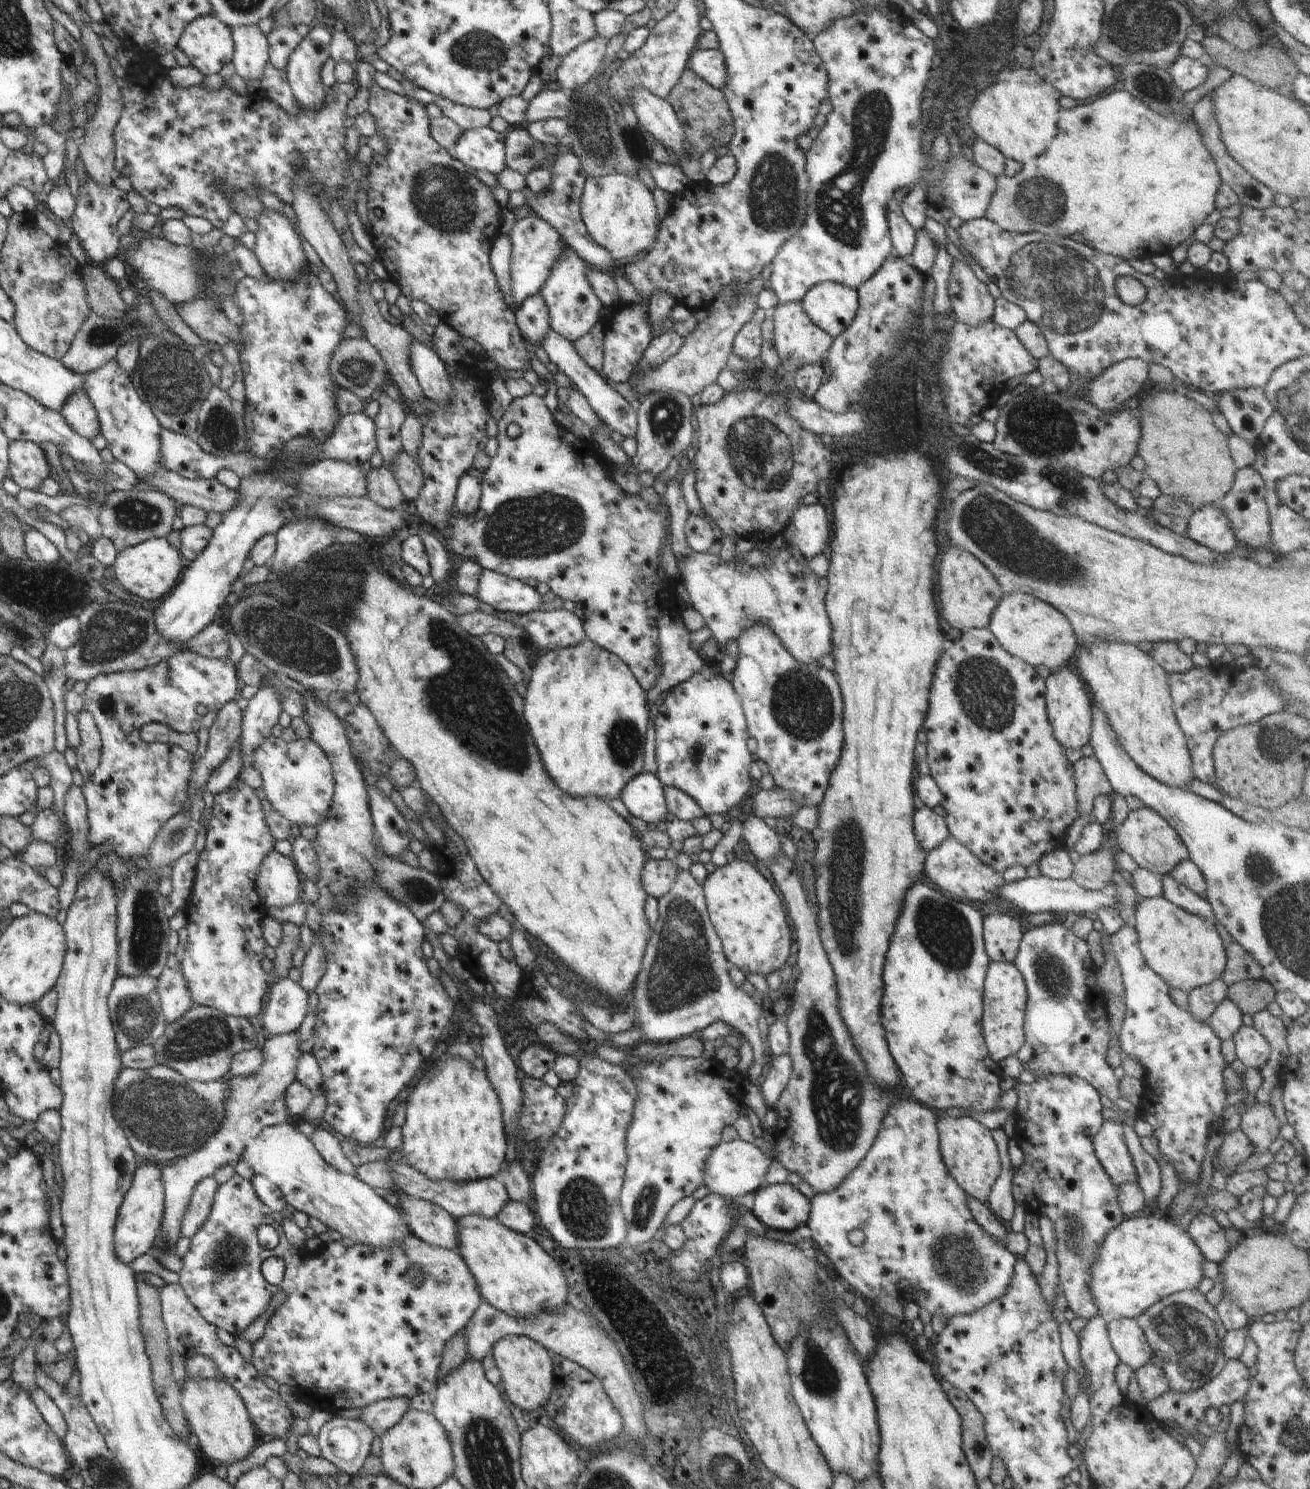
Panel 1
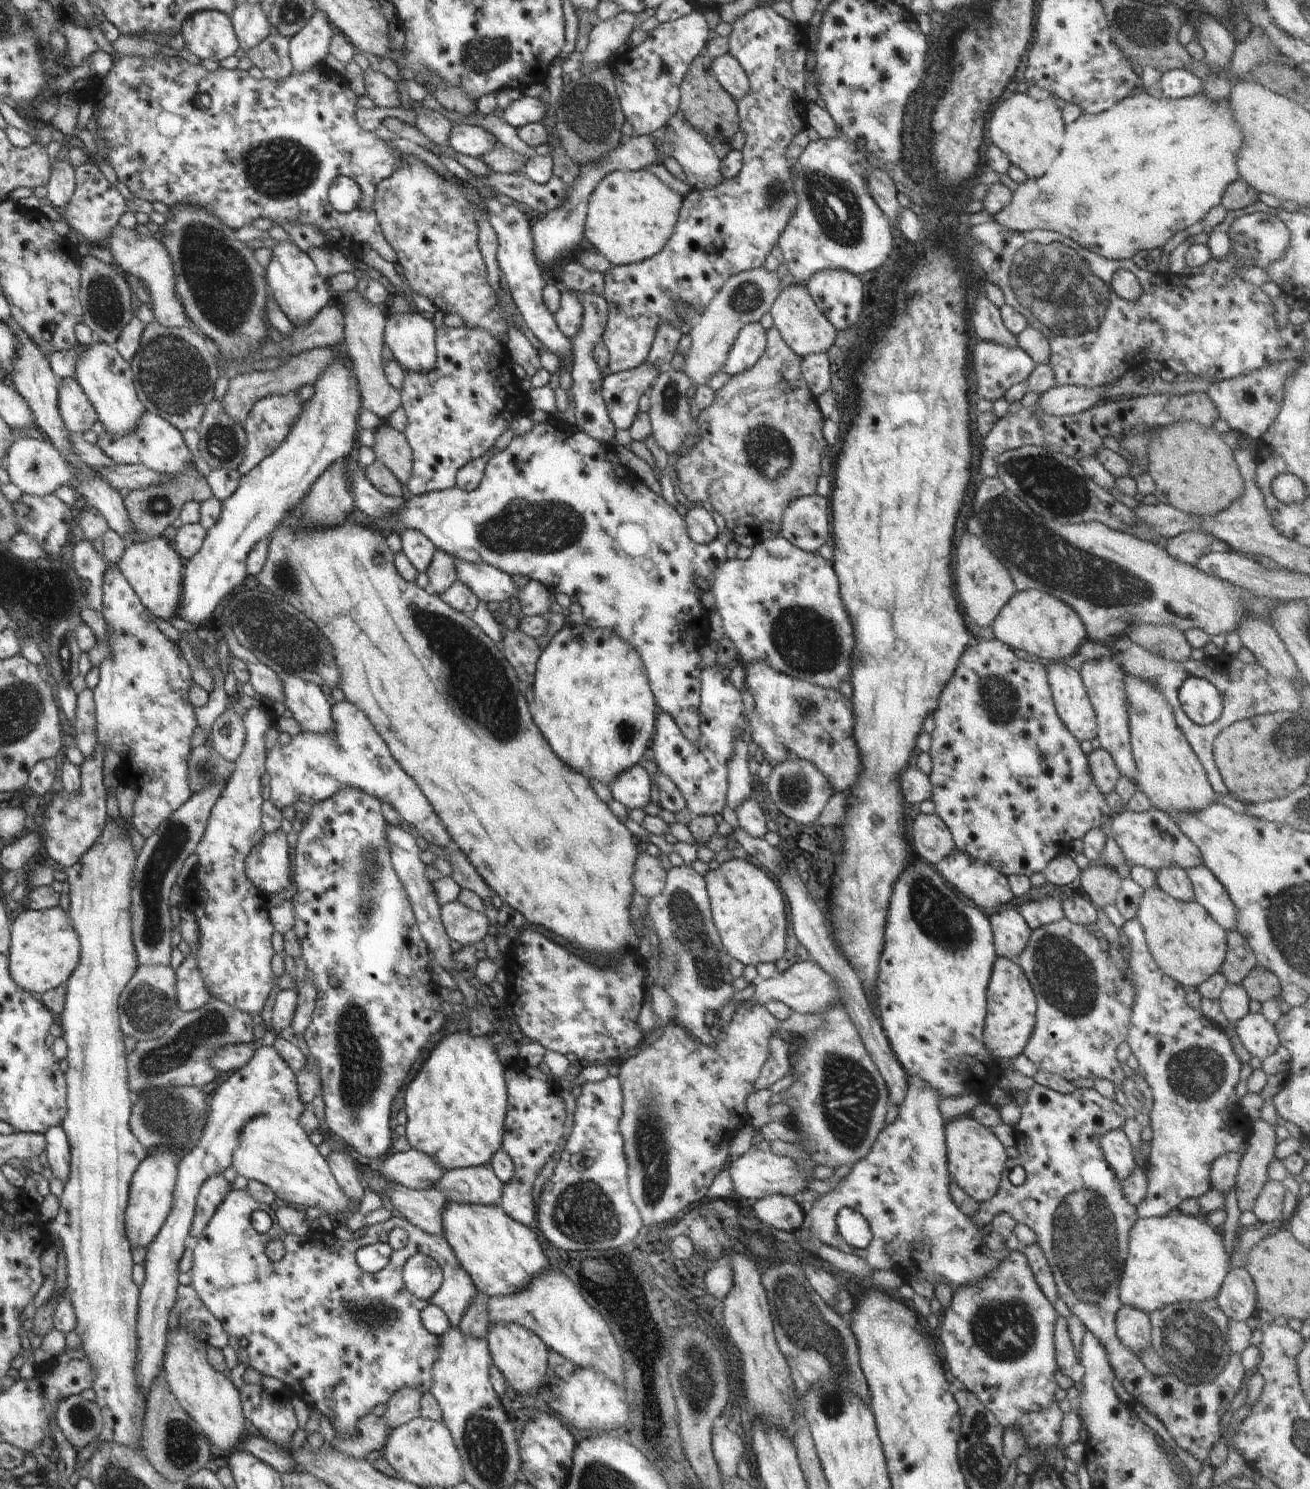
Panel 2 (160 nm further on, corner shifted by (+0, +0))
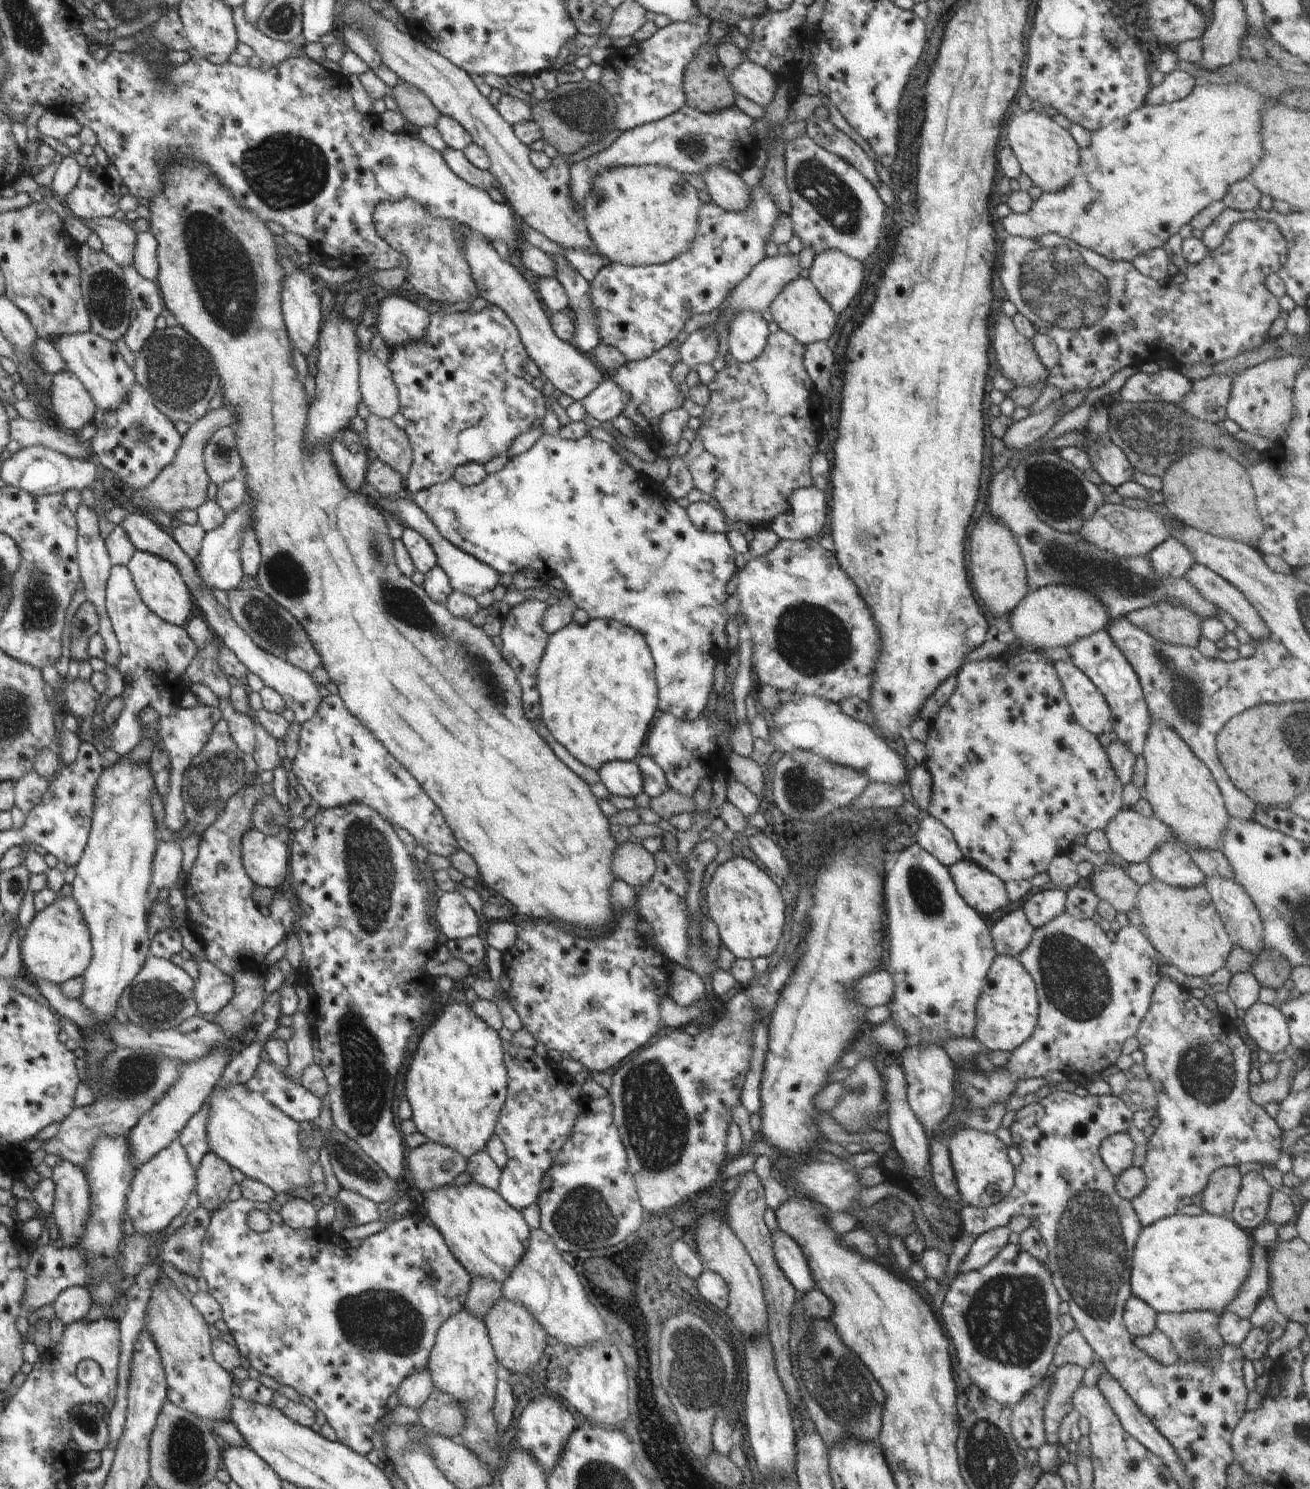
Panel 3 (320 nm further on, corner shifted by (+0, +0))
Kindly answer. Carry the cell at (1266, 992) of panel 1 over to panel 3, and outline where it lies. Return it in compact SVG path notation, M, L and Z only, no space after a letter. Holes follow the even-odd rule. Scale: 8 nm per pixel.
M1266 948L1259 952L1251 971L1258 979L1261 988L1277 990L1284 984L1289 984L1292 969L1293 966L1281 952Z

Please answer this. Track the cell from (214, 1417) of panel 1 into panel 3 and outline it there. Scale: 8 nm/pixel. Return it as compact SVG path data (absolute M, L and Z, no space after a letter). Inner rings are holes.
M164 1273L155 1280L149 1293L150 1298L147 1300L145 1310L145 1329L150 1333L161 1356L167 1382L166 1401L173 1402L176 1406L189 1410L206 1421L222 1419L229 1421L230 1399L234 1396L234 1378L214 1360L211 1351L212 1338L208 1333L206 1321L188 1300L187 1295L180 1292Z

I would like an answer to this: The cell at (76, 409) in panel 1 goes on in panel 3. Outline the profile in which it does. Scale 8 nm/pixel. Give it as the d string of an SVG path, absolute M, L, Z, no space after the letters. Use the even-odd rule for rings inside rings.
M70 371L54 373L50 378L49 398L56 425L79 434L84 426L93 423L94 399Z

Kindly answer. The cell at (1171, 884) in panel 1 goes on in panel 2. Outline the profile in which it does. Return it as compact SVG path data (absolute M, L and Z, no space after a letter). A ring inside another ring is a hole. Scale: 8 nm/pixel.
M1166 865L1166 868L1159 868L1155 875L1157 886L1176 900L1195 900L1195 892L1186 869L1178 865Z

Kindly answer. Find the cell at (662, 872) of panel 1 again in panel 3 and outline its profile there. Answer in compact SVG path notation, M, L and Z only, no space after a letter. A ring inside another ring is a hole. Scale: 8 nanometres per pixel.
M632 839L618 844L613 850L611 871L616 880L624 880L638 890L645 887L655 873L656 865L652 853L649 853L640 841Z

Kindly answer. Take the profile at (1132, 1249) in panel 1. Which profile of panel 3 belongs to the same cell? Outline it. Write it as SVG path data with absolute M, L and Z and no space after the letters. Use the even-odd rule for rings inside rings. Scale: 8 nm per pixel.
M1210 1213L1172 1215L1140 1229L1131 1262L1131 1294L1141 1298L1157 1313L1212 1311L1220 1315L1241 1294L1251 1271L1251 1236L1231 1218Z

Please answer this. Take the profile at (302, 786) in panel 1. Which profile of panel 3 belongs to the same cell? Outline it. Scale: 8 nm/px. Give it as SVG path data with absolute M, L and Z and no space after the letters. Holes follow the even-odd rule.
M339 695L321 698L314 716L301 724L299 749L292 761L293 772L322 809L362 803L382 815L393 826L406 829L429 854L448 858L459 848L438 805L424 792L417 780L382 746L382 743L346 708Z

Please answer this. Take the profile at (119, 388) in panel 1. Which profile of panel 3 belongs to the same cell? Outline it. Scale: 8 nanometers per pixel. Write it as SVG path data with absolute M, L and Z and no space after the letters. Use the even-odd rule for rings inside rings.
M90 330L85 333L60 335L52 337L50 341L60 353L68 371L74 373L84 388L94 399L96 406L105 412L117 410L126 393L136 382L134 371L131 370L114 343L98 336Z

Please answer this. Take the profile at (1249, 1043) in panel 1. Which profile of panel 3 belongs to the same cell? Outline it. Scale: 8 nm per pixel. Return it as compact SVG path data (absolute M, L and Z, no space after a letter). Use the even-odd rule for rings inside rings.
M1258 1001L1246 1011L1243 1020L1247 1033L1254 1039L1254 1042L1256 1042L1262 1050L1270 1052L1273 1057L1280 1057L1283 1051L1291 1048L1291 1036L1286 1016L1282 1014L1278 1006Z

